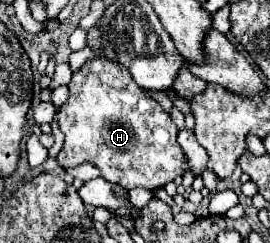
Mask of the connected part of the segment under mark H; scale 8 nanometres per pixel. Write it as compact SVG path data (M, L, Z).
M91 59L81 69L73 71L73 79L69 81L69 99L61 105L57 113L59 129L65 135L65 143L61 153L57 155L57 163L63 169L77 167L81 163L93 163L101 175L117 183L125 189L143 187L155 191L165 183L173 181L175 177L183 175L183 149L177 143L177 127L171 121L169 113L161 109L161 105L151 99L133 79L131 73L109 59Z

